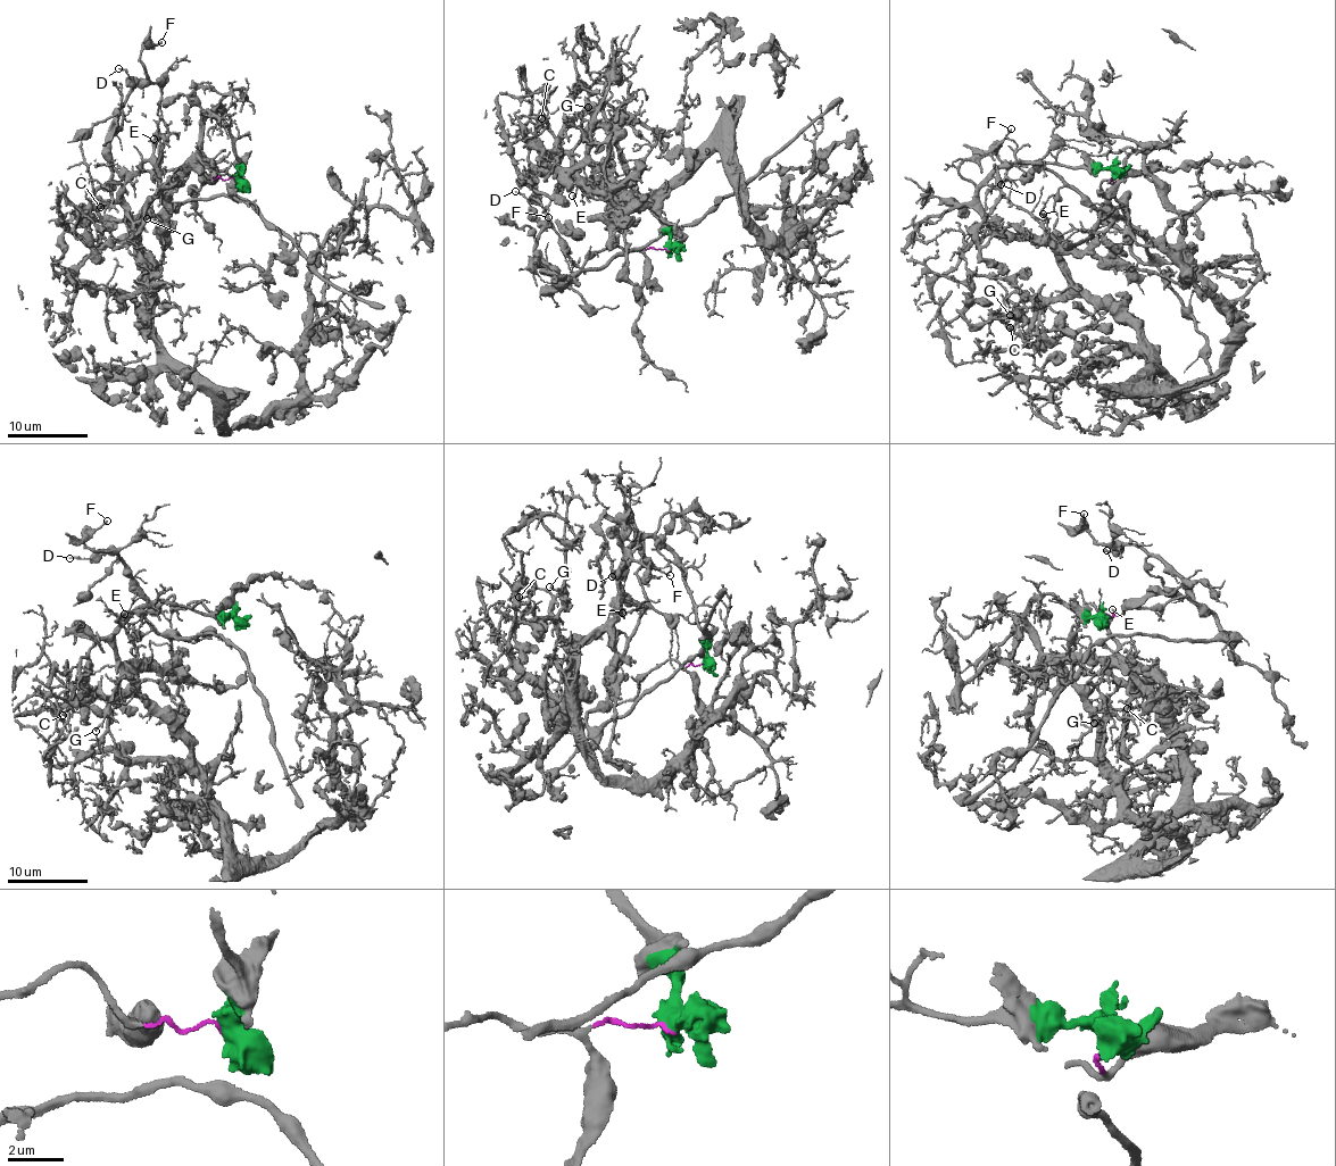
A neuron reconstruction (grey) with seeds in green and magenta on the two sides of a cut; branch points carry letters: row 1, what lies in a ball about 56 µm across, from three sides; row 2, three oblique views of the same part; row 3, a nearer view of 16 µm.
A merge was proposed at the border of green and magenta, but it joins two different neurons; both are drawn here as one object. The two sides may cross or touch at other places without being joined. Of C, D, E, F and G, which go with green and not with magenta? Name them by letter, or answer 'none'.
C, E, G

